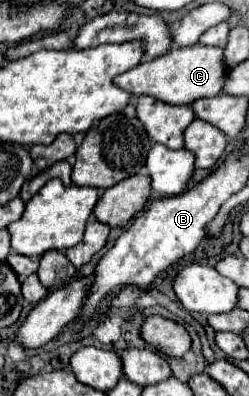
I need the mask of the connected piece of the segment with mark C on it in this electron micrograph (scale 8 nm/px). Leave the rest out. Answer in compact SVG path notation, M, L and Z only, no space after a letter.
M205 45L175 47L163 57L141 63L139 67L121 73L117 77L117 87L133 95L153 95L169 105L191 105L197 99L219 95L223 91L227 69L229 67L223 61L221 47L205 47Z

